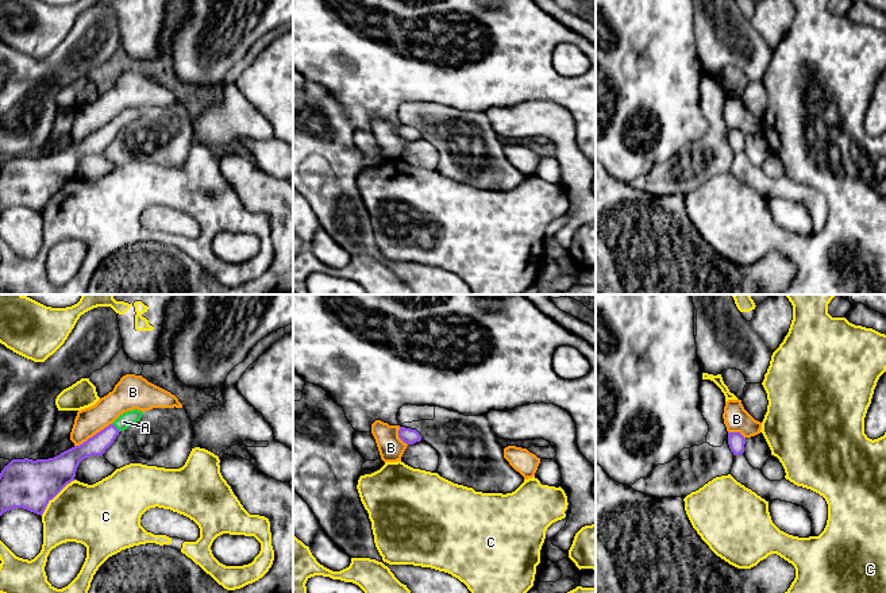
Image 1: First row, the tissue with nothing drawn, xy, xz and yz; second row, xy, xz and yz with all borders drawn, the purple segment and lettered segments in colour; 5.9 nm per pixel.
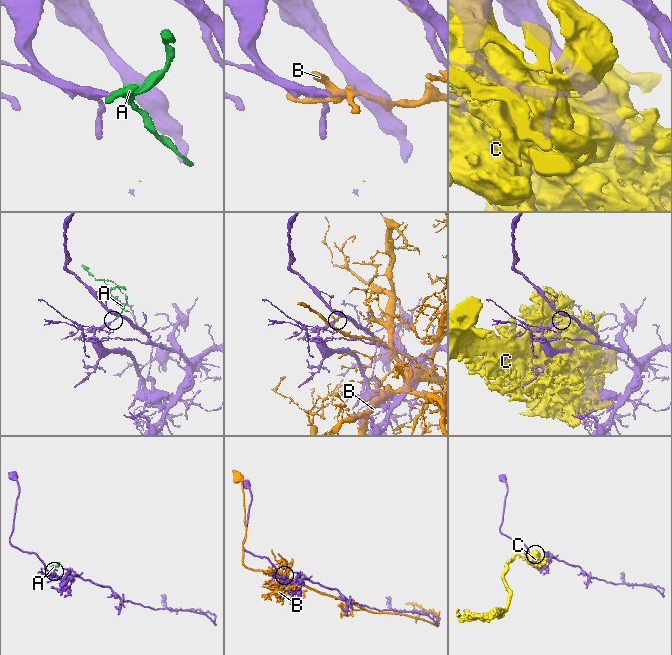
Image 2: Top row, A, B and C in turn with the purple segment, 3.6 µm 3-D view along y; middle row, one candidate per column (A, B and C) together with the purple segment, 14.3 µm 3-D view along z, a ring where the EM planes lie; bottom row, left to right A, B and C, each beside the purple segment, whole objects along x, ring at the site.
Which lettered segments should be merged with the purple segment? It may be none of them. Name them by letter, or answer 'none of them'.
A

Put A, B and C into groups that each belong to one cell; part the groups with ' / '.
A / B / C

